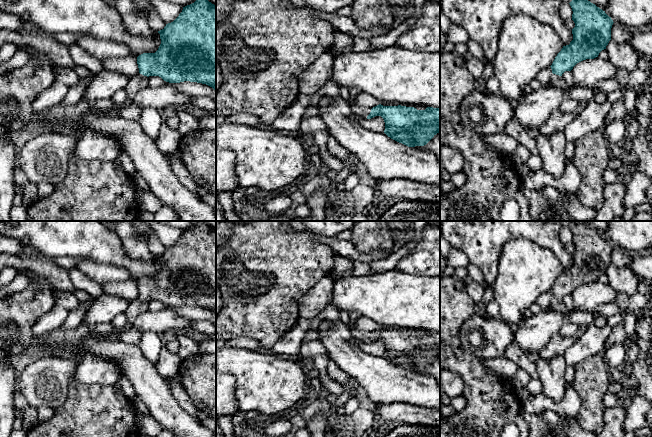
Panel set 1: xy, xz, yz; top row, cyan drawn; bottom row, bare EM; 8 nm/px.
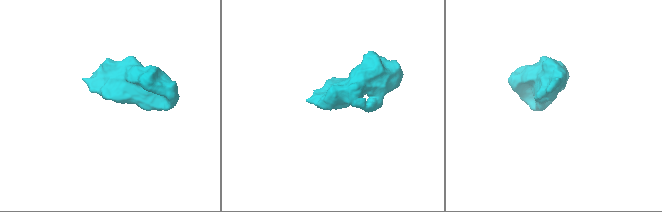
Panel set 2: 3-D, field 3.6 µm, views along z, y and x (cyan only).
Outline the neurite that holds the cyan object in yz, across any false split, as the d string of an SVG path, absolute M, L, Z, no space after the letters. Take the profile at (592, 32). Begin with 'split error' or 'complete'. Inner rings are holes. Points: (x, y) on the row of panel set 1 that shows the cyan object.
split error; M572 0L572 20L575 27L572 29L573 40L563 46L555 57L552 65L552 75L546 85L566 91L570 87L565 83L562 74L571 71L573 67L586 59L594 59L606 49L611 40L613 20L605 11L588 0Z

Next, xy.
split error; M196 0L194 3L183 7L183 10L179 14L179 16L173 22L166 24L166 26L162 30L158 31L158 33L160 34L160 39L161 39L161 44L158 50L155 53L143 53L137 57L139 73L135 76L129 77L129 82L127 86L125 87L126 92L127 92L126 100L121 105L118 105L118 106L116 105L115 107L112 107L110 109L102 110L102 113L100 115L93 113L94 115L98 117L117 117L116 111L121 107L125 108L125 107L130 106L136 93L139 92L141 89L148 86L148 77L149 76L159 76L164 81L169 82L169 83L180 83L184 81L202 83L216 90L216 5L212 4L208 0Z

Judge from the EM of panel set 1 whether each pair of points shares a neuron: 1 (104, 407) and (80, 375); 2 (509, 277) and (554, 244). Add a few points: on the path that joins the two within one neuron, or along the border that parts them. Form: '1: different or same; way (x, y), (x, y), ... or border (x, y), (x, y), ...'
1: different; border (73, 376), (83, 384), (111, 384)
2: different; border (526, 239), (548, 247), (562, 267)

